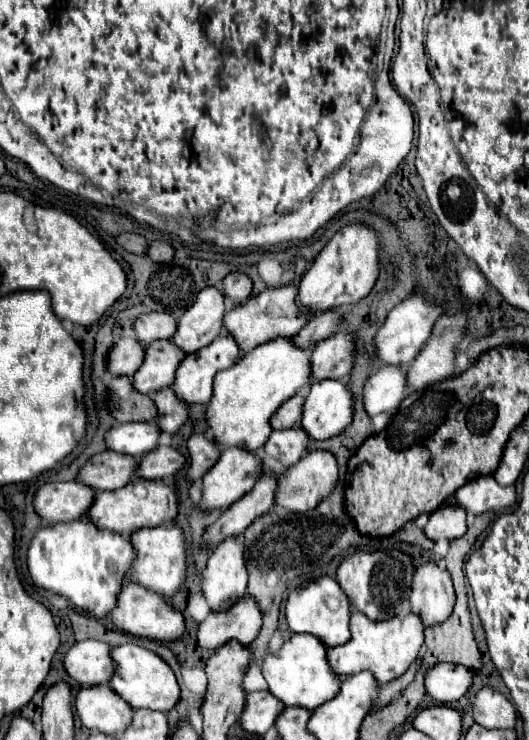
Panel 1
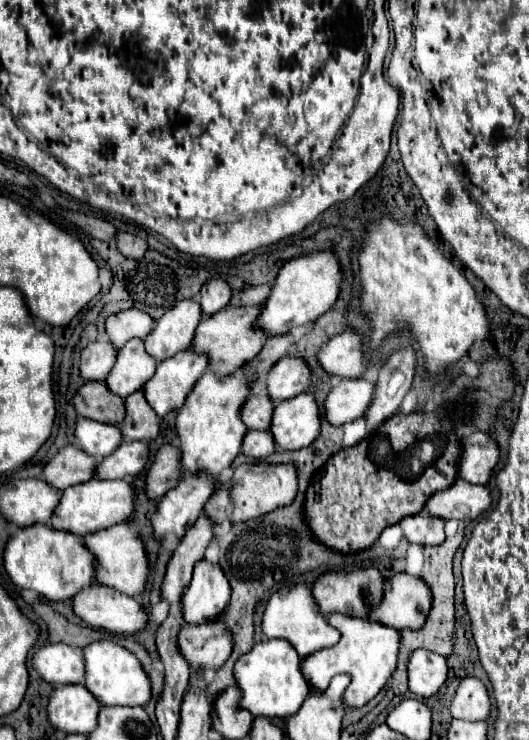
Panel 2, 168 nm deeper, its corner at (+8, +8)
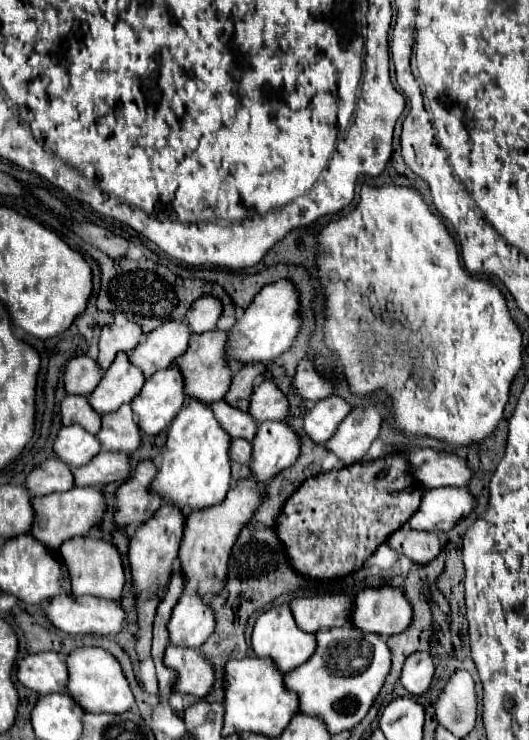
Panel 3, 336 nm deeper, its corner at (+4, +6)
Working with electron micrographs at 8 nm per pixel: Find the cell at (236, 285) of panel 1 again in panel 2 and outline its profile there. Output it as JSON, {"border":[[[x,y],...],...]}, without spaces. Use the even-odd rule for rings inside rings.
{"border":[[[212,278],[208,280],[202,290],[200,290],[200,308],[202,308],[202,314],[204,316],[212,316],[214,312],[220,312],[222,308],[228,306],[230,302],[230,296],[232,296],[232,290],[230,286],[220,280],[220,278]]]}

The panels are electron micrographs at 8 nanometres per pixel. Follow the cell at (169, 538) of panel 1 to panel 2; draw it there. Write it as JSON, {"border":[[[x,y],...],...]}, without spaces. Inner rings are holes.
{"border":[[[130,522],[86,534],[82,538],[82,542],[96,558],[96,568],[94,568],[96,584],[114,588],[126,596],[140,596],[144,592],[144,584],[146,584],[146,576],[148,576],[148,558],[144,552],[144,544],[138,538],[138,532]]]}

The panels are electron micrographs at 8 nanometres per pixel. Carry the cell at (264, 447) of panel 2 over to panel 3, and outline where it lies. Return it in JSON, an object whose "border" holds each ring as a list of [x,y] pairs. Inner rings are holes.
{"border":[[[244,438],[232,440],[230,452],[232,452],[232,460],[236,460],[236,462],[250,464],[250,460],[252,460],[252,444],[248,440],[244,440]]]}

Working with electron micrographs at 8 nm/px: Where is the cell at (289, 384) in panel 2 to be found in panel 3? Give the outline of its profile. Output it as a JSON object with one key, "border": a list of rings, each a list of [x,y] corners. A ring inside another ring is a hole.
{"border":[[[264,380],[254,388],[254,394],[250,400],[250,414],[256,418],[256,422],[286,418],[288,398],[276,386],[274,380]]]}

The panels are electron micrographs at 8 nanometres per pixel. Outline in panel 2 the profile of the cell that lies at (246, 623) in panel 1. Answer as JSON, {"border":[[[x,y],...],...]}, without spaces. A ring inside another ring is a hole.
{"border":[[[220,620],[212,624],[200,624],[200,628],[192,624],[184,624],[178,634],[178,650],[194,672],[218,670],[232,652],[232,640],[228,640],[228,632],[224,632],[224,624],[220,624]]]}

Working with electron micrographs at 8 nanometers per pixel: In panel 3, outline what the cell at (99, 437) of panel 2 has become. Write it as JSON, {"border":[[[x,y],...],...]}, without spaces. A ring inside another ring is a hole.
{"border":[[[64,426],[58,432],[54,450],[60,460],[72,468],[78,468],[88,464],[90,458],[102,450],[102,446],[100,440],[94,434],[88,434],[82,426]]]}

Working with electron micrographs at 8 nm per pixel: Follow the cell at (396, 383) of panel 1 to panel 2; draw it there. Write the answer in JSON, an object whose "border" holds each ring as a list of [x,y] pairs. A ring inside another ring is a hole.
{"border":[[[364,378],[342,380],[324,400],[324,418],[332,426],[342,426],[364,414],[368,408],[368,396],[372,396],[372,382]]]}

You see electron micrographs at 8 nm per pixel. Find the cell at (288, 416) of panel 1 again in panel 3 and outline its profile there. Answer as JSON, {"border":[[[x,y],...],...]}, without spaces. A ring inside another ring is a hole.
{"border":[[[224,400],[214,402],[212,404],[212,410],[214,410],[218,422],[224,426],[224,430],[228,430],[228,434],[232,438],[252,440],[256,436],[258,424],[252,418],[252,414],[242,412],[242,410],[236,410],[234,406],[228,406],[228,402],[224,402]]]}

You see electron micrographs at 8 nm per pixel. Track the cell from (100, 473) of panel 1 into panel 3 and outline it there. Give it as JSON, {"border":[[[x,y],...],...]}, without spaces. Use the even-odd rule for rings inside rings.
{"border":[[[58,458],[46,460],[44,464],[36,466],[28,476],[28,490],[32,496],[44,496],[52,492],[64,492],[74,486],[74,474],[66,462]]]}

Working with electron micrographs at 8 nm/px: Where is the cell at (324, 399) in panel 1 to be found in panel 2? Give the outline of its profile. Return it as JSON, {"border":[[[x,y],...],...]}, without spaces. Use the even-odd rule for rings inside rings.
{"border":[[[312,394],[276,402],[268,432],[280,450],[300,450],[320,436],[320,418]]]}

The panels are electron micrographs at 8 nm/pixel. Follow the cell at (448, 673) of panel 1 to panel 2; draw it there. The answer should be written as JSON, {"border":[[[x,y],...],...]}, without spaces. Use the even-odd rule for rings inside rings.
{"border":[[[414,650],[408,658],[408,690],[420,698],[434,696],[448,678],[446,658],[430,650]]]}

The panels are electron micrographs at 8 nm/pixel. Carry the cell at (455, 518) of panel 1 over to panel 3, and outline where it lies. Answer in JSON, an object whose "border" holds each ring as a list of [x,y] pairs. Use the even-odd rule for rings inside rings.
{"border":[[[408,524],[396,530],[388,538],[388,542],[394,550],[398,550],[404,556],[410,556],[418,564],[428,564],[442,550],[438,534],[426,530],[412,530]]]}

